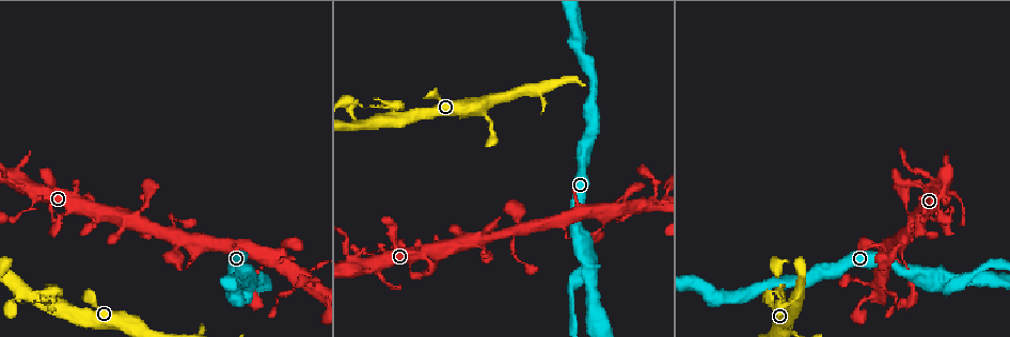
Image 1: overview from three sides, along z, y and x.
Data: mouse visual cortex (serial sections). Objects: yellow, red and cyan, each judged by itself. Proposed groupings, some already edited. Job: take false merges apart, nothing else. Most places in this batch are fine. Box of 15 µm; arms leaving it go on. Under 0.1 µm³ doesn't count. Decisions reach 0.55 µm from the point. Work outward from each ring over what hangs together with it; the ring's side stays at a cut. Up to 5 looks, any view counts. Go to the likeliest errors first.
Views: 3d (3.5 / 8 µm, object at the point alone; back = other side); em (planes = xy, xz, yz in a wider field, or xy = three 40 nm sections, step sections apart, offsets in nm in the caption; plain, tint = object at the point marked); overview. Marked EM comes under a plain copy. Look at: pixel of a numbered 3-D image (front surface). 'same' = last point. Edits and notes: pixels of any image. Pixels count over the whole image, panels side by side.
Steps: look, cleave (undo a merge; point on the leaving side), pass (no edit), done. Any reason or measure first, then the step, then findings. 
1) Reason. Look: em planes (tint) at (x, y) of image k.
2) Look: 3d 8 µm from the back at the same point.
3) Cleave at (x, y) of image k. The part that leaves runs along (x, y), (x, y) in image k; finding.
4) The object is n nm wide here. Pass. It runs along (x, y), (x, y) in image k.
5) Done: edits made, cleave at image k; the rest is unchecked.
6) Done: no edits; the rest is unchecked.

Two arms in line, one across. Look: 3d 3.5 µm at (586, 256) of image 1.

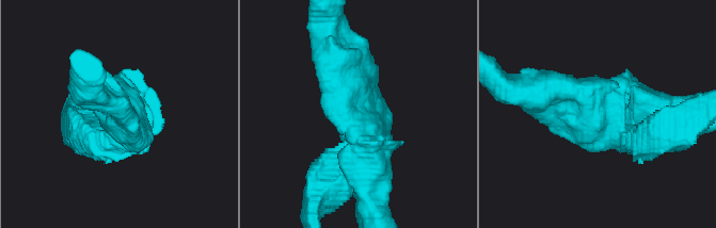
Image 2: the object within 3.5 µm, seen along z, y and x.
3 arms meet here; the arms are 350, 400, 500 nm wide. Look: em xy step 3 (tint) at (602, 114) of image 2.

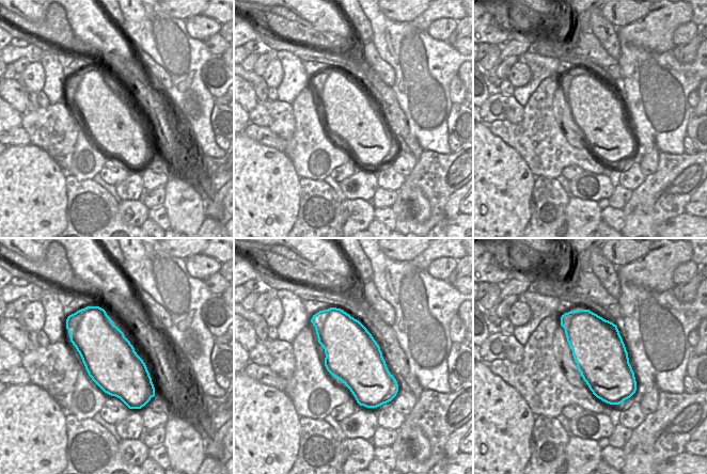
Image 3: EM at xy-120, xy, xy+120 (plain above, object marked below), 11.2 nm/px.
The object is 600 nm wide here. Cleave at (76, 126) of image 2. The part that leaves runs along (114, 141), (78, 131), (75, 104) in image 2; two cells meet here.

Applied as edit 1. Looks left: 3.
A fork. Look: 3d 8 µm at (434, 252) of image 1.

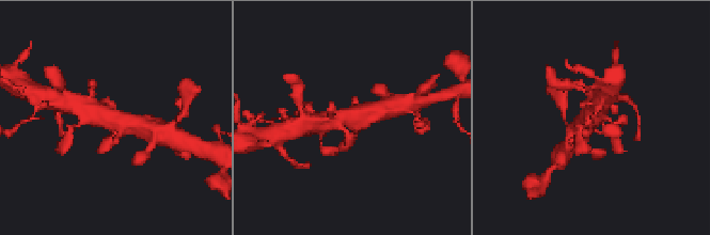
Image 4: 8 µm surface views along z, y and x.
Shape alone is not enough. Look: em planes (tint) at (117, 118) of image 4.

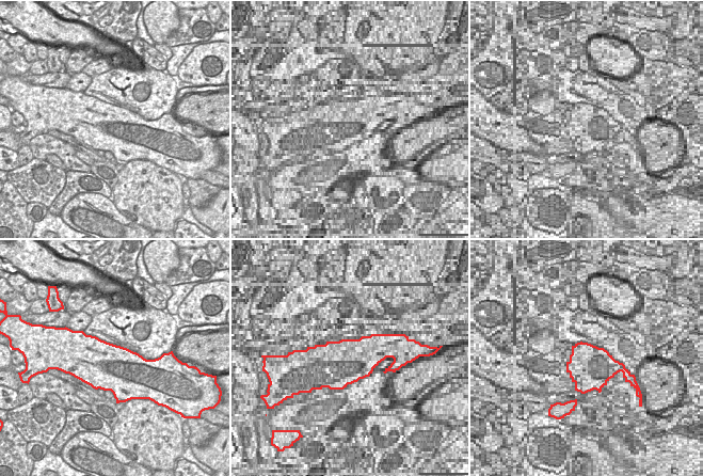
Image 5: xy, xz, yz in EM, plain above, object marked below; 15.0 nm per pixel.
Pass. One cell here.

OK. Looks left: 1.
Done: edits made, cleave at image 2; the rest is unchecked.

